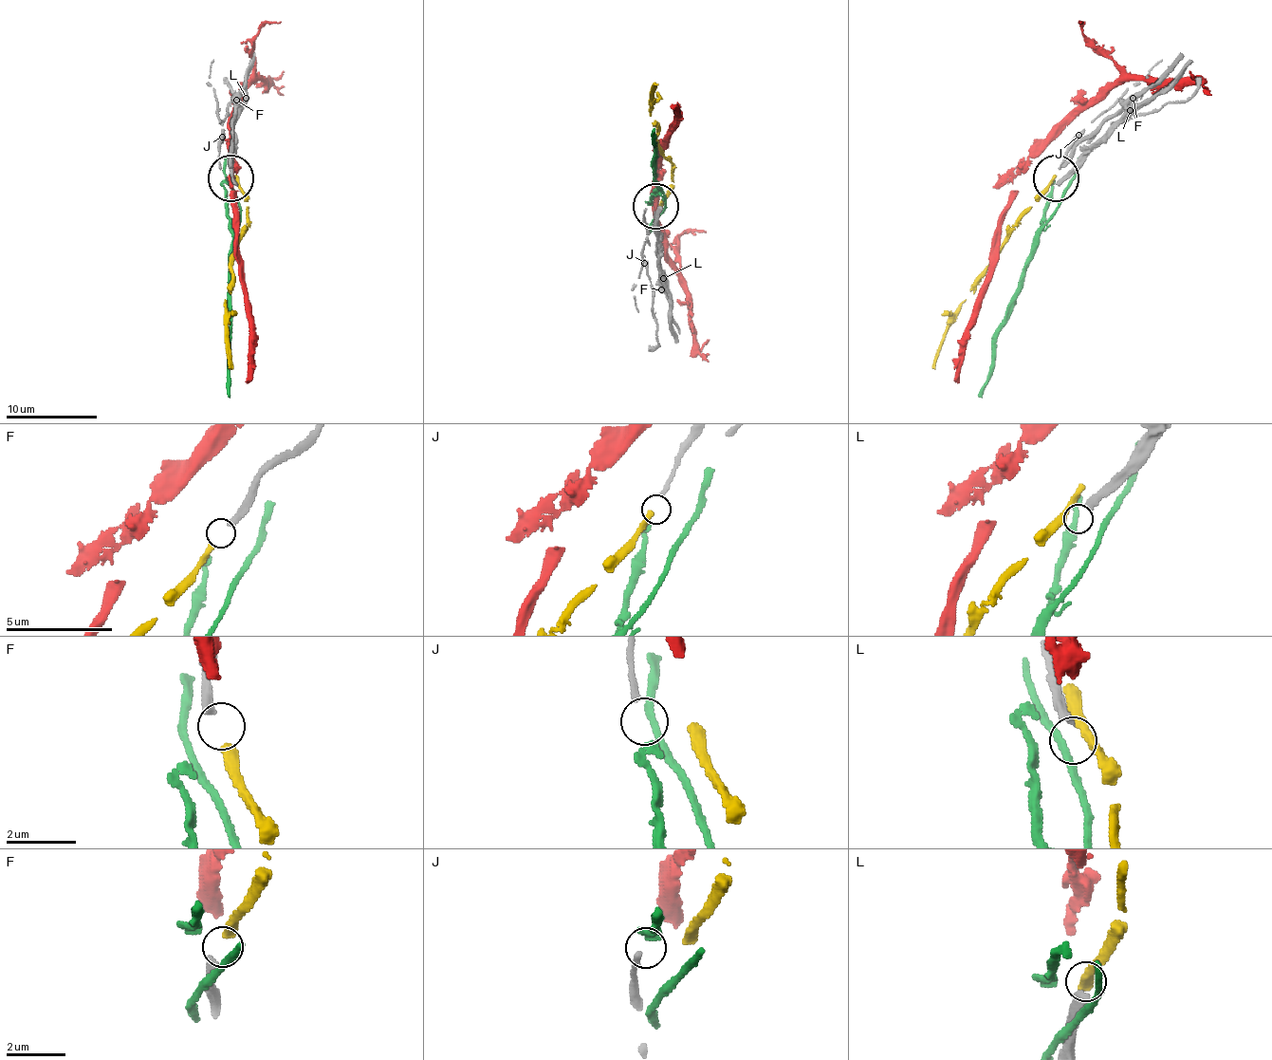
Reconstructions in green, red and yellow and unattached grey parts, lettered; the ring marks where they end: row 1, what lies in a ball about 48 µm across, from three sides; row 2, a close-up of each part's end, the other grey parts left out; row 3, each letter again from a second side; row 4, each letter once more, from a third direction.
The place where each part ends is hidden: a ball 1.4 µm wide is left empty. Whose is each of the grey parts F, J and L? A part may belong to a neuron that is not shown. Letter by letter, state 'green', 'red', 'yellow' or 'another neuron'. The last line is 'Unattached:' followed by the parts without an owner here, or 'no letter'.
F: yellow
J: green
L: another neuron
Unattached: L

